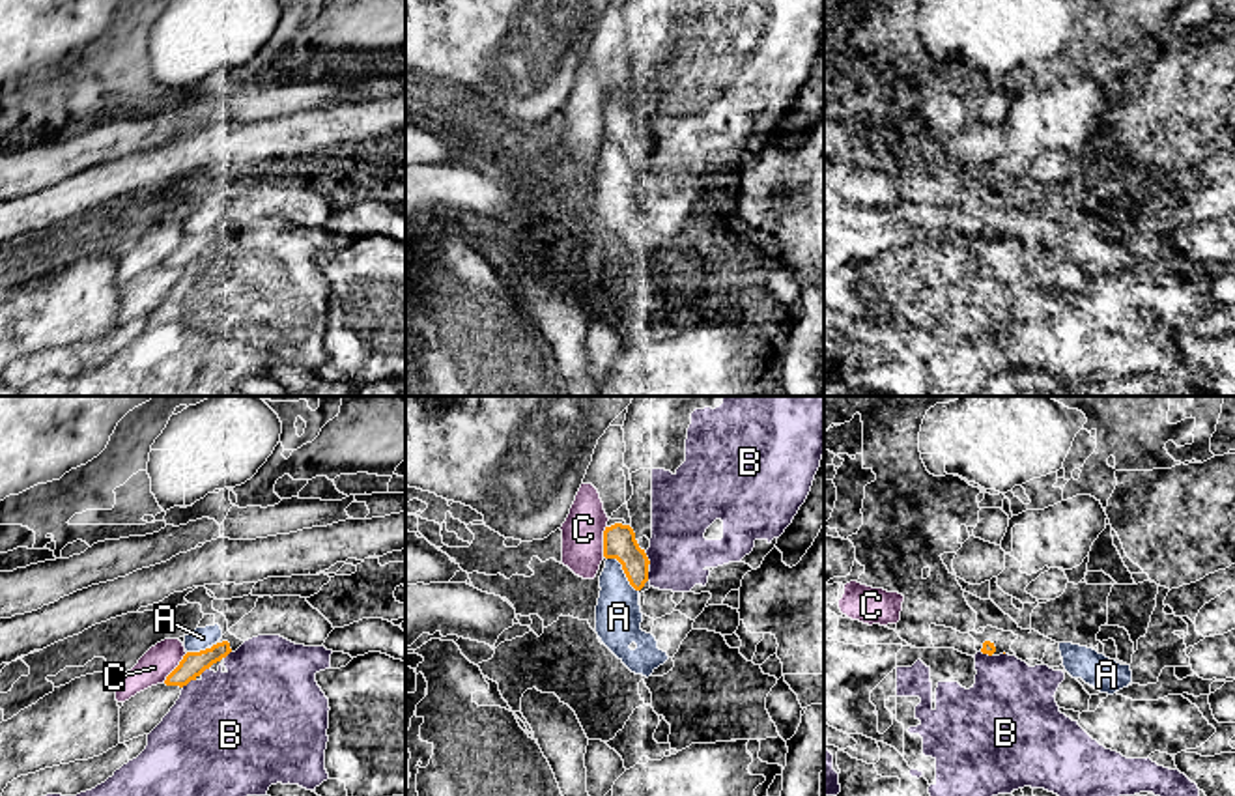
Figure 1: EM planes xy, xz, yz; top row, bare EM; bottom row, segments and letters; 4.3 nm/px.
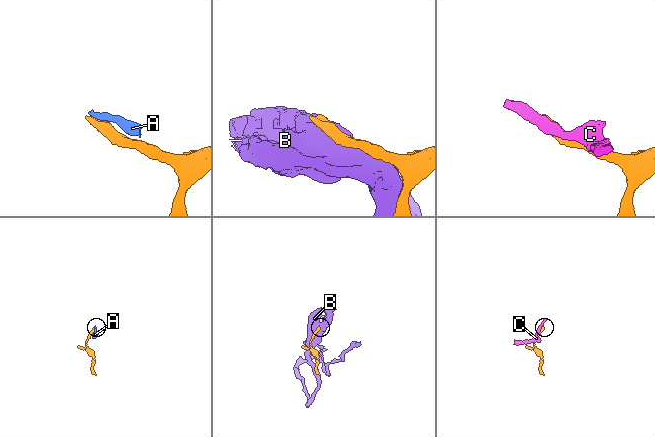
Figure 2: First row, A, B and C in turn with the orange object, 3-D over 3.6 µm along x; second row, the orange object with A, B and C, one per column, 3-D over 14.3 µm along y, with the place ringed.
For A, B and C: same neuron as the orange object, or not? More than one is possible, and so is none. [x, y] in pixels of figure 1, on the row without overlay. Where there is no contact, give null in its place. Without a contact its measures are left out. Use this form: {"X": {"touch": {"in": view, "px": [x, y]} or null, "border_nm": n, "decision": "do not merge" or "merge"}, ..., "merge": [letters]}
{"A": {"touch": {"in": "xz", "px": [624, 154]}, "border_nm": 200, "decision": "do not merge"}, "B": {"touch": {"in": "xy", "px": [187, 264]}, "border_nm": 70, "decision": "do not merge"}, "C": {"touch": {"in": "xz", "px": [604, 122]}, "border_nm": 140, "decision": "do not merge"}, "merge": []}

